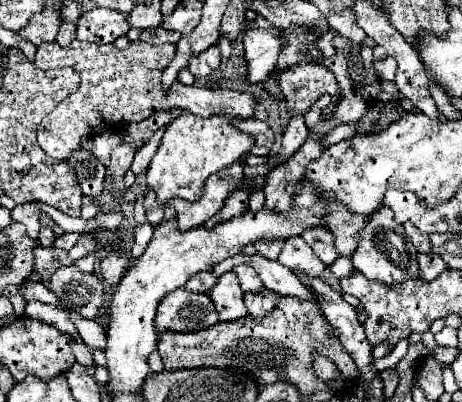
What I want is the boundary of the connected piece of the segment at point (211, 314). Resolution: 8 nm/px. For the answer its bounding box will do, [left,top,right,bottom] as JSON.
[156,288,218,332]

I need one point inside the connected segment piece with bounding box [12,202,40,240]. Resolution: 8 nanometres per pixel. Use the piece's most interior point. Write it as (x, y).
(28, 214)

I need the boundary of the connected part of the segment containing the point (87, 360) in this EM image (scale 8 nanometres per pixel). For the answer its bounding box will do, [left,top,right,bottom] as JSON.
[70,340,94,366]

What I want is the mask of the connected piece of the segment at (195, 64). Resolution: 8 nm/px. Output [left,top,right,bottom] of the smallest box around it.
[188,46,222,78]

